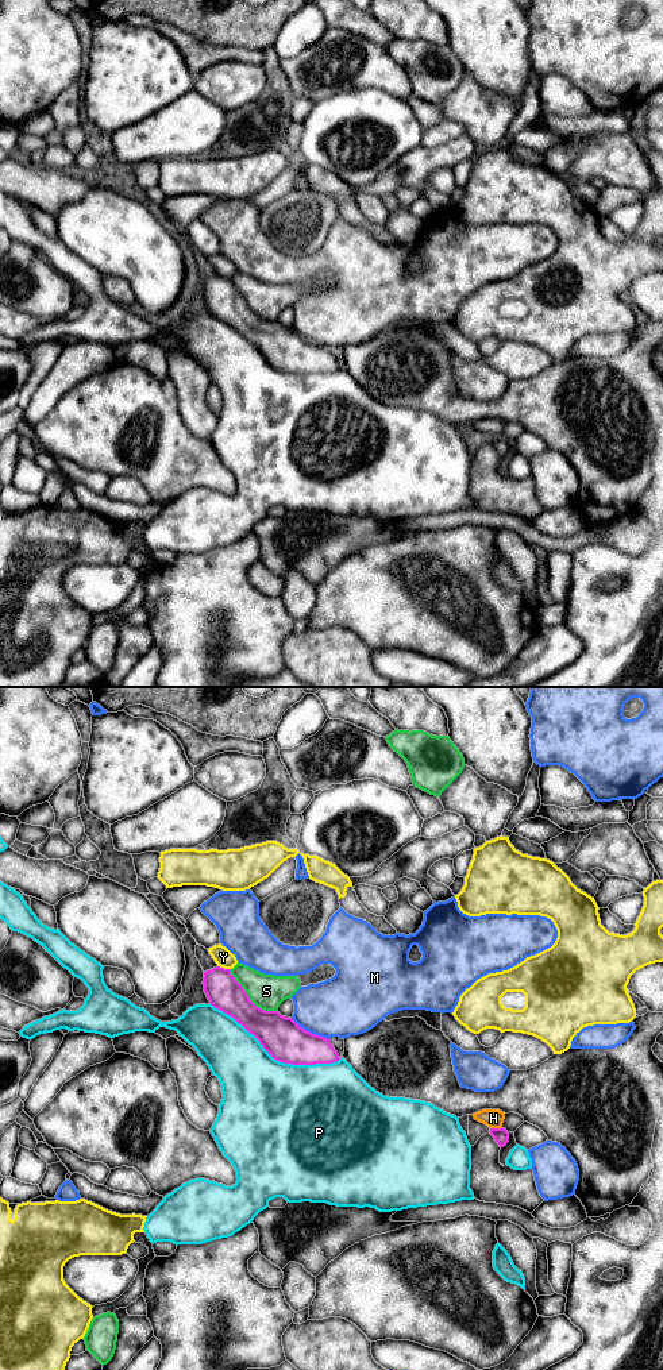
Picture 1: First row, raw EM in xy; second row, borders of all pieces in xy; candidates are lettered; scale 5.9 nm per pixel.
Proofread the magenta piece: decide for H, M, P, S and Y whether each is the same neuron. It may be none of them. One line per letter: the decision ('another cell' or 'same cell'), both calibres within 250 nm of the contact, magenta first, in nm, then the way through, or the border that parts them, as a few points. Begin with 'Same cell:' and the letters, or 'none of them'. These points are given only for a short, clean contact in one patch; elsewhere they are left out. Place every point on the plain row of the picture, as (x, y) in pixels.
Same cell: none of them
H: another cell | 90/110 nm | along xy (501, 435), (490, 437)
M: another cell | 240/360 nm
P: another cell | 240/480 nm
S: another cell | 200/200 nm | along xy (228, 278), (257, 315), (276, 320)
Y: another cell | 200/110 nm

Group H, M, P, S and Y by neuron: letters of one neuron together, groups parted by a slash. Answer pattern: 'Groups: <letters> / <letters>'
Groups: H / M / P / S / Y

